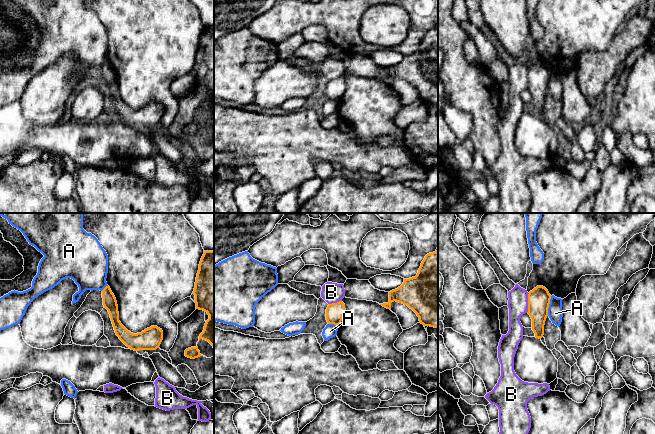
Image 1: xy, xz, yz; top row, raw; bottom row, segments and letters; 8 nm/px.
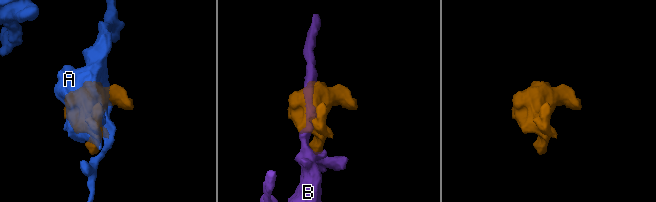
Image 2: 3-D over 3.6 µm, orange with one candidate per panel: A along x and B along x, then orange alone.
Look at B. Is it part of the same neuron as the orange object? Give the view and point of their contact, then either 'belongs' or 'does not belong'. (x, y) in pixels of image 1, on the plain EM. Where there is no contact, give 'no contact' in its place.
yz (528, 79) | does not belong

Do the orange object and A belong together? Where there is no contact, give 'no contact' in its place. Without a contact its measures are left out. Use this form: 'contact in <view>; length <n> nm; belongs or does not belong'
contact in yz; length 160 nm; does not belong

